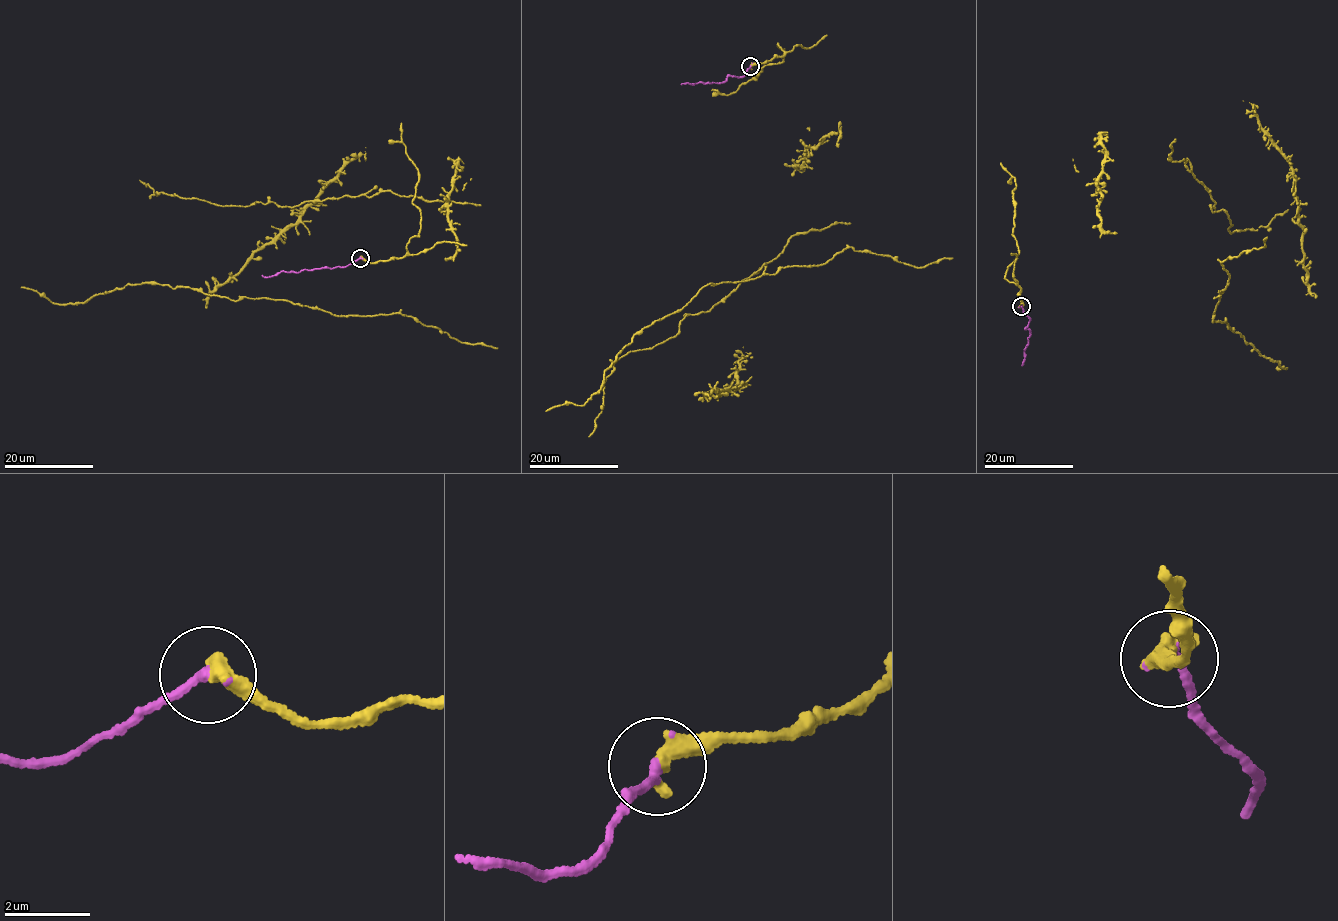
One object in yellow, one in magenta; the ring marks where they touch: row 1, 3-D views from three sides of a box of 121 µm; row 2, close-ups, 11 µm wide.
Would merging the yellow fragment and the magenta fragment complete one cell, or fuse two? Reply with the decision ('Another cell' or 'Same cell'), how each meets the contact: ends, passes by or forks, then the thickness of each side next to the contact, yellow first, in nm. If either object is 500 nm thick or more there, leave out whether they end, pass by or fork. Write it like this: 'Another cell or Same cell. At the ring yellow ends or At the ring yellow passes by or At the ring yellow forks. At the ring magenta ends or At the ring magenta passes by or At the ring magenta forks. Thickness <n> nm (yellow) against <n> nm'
Same cell. At the ring yellow ends. At the ring magenta ends. Thickness 480 nm (yellow) against 220 nm

